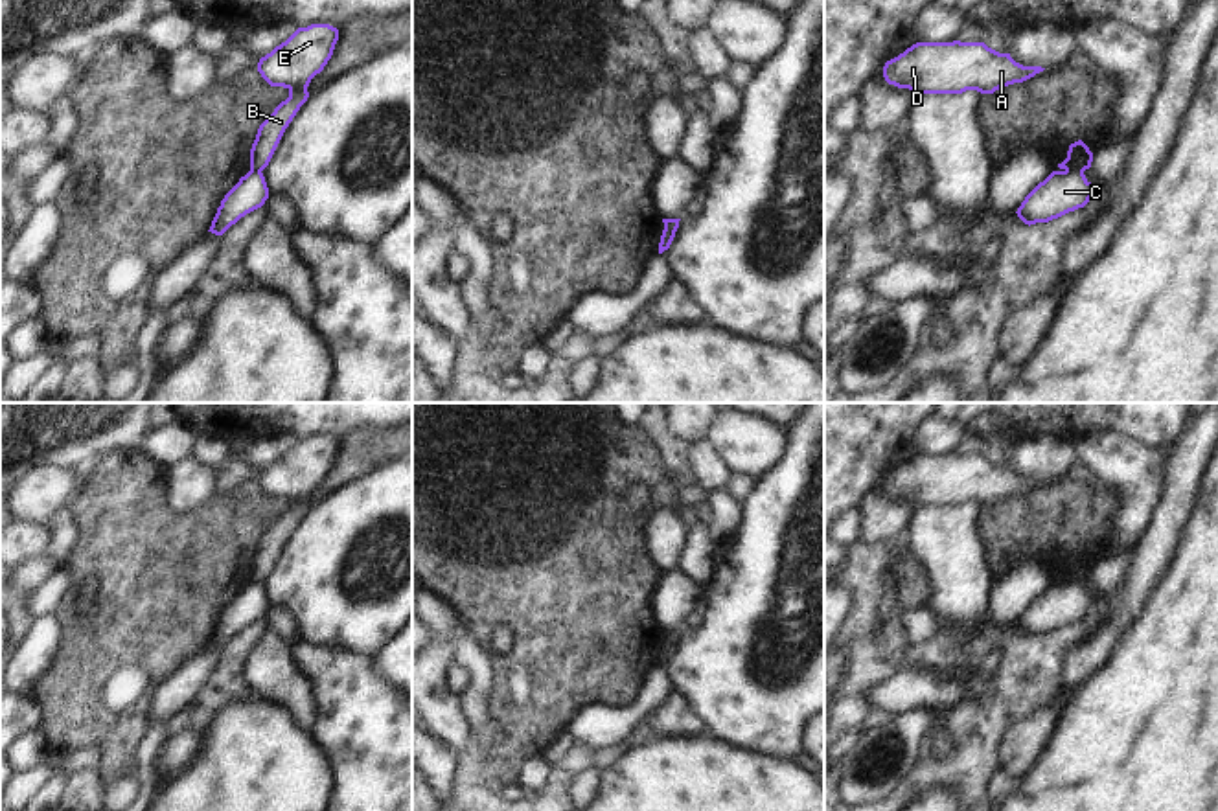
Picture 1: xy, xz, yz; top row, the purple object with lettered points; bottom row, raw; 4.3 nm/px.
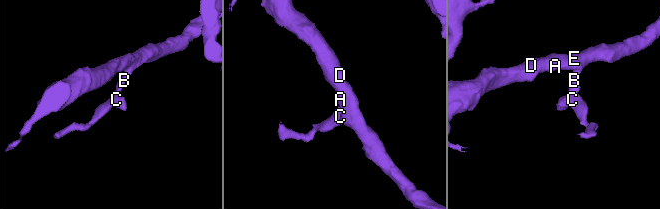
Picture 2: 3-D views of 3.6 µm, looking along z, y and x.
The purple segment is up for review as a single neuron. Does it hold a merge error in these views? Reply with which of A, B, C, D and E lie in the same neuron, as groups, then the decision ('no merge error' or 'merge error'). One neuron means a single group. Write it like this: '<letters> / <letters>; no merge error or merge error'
A B D E / C; merge error

